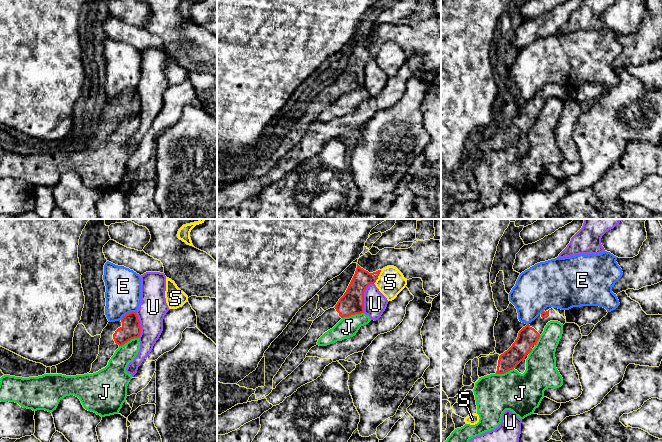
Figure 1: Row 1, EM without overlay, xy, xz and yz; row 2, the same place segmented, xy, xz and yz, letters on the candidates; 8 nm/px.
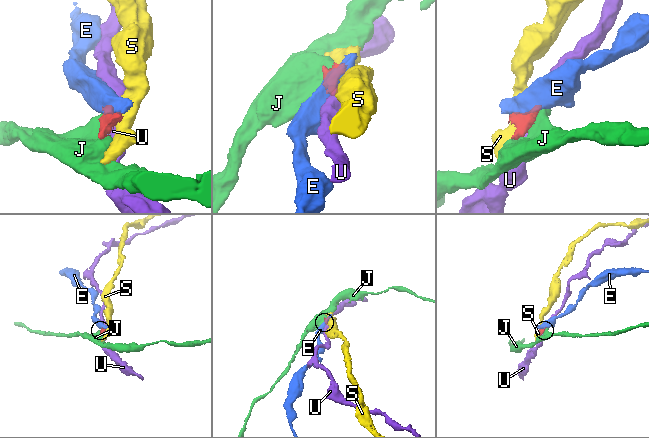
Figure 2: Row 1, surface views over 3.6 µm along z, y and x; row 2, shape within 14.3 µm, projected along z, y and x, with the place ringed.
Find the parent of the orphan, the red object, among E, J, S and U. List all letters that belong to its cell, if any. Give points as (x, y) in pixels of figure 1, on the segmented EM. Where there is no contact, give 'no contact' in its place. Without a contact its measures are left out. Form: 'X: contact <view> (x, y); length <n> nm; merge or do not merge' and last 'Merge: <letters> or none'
E: contact xy (128, 313); length 140 nm; do not merge
J: contact xz (352, 314); length 180 nm; do not merge
S: contact xz (377, 277); length 130 nm; do not merge
U: contact xz (363, 297); length 260 nm; do not merge
Merge: none

